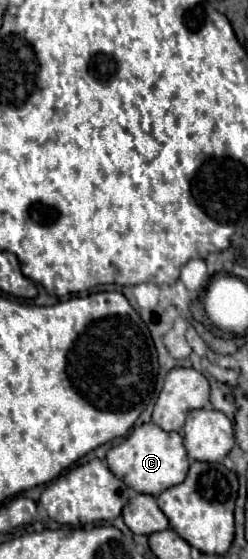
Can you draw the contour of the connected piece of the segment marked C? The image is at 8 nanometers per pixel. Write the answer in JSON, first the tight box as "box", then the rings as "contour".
{"box":[107,423,189,497],"contour":[[[143,423],[139,427],[133,427],[127,439],[107,451],[107,463],[111,473],[115,473],[115,477],[119,477],[127,487],[137,493],[151,493],[153,497],[161,495],[173,485],[179,485],[189,469],[189,457],[183,447],[181,435],[167,433],[155,423]]]}

